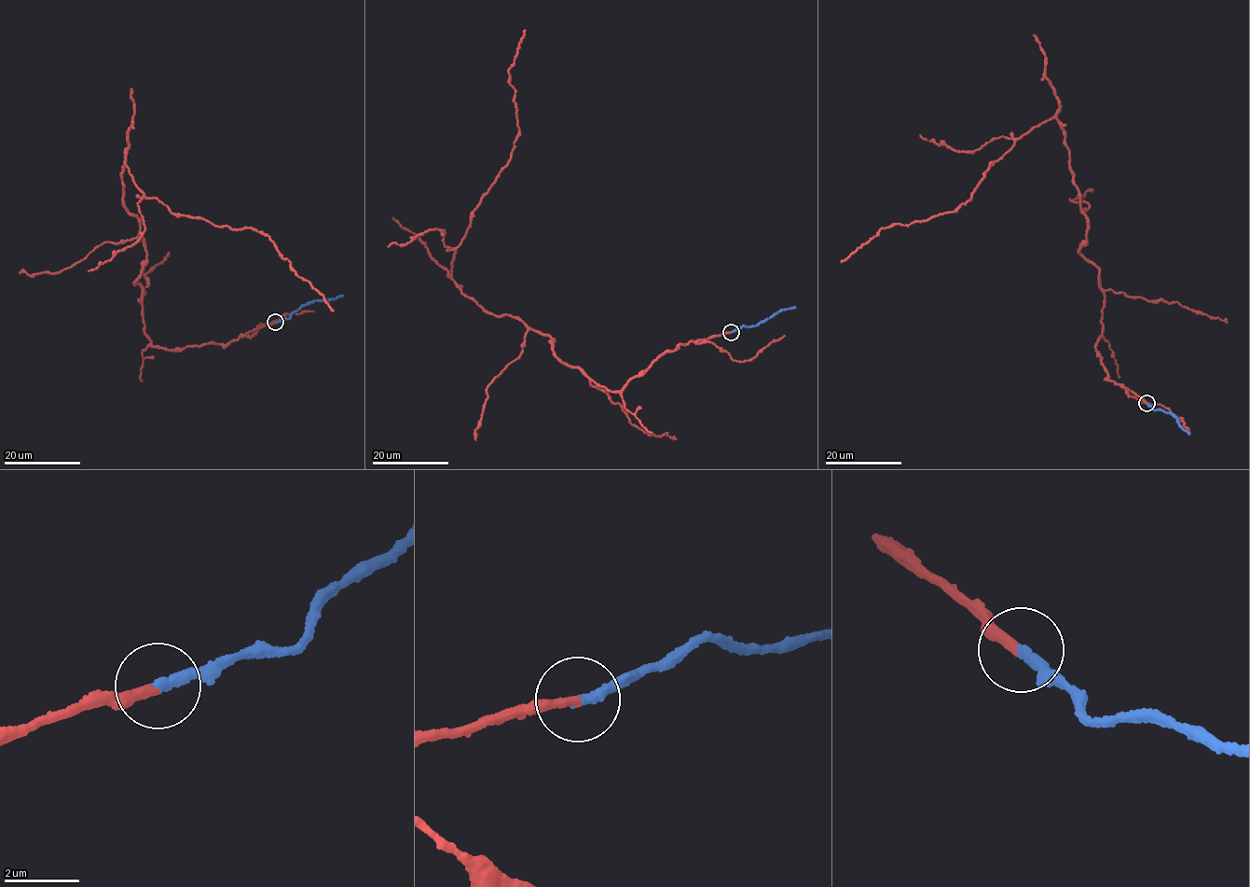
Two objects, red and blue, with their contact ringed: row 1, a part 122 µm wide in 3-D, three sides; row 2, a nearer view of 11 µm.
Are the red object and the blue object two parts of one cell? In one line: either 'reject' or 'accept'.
accept

